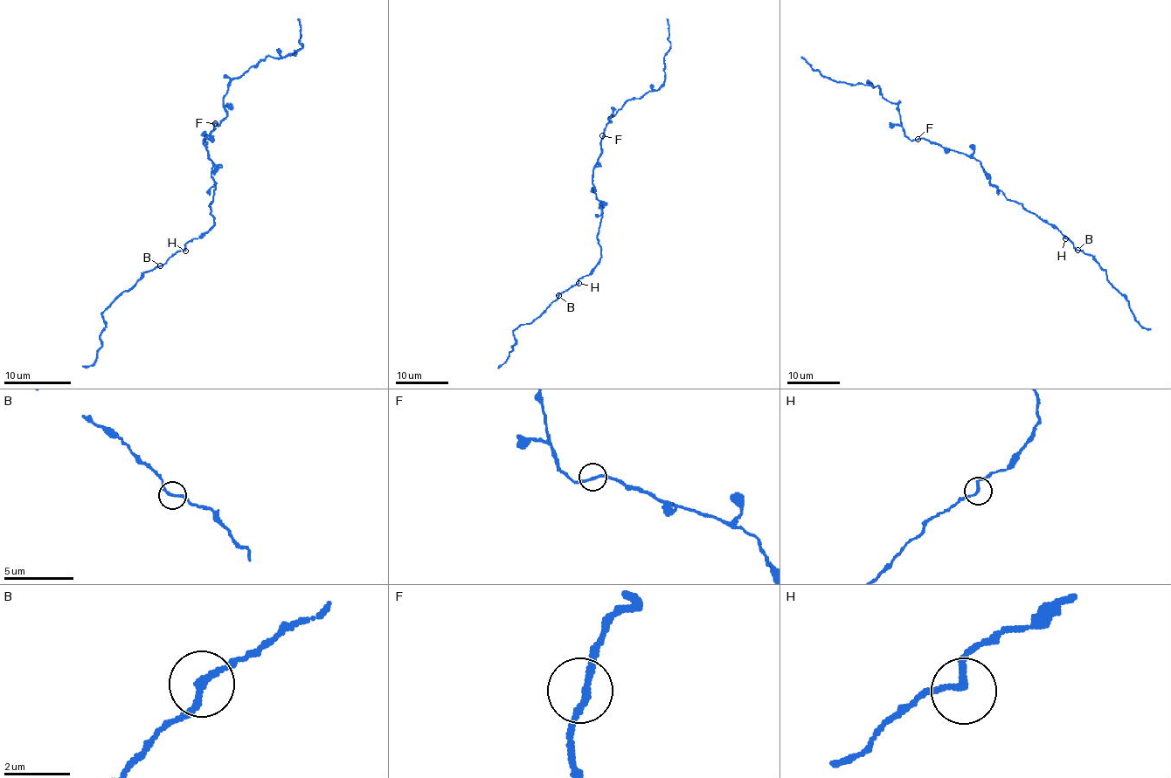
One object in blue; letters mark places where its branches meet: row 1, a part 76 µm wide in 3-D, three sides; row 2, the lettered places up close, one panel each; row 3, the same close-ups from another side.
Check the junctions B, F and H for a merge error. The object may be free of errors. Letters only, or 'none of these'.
none of these

